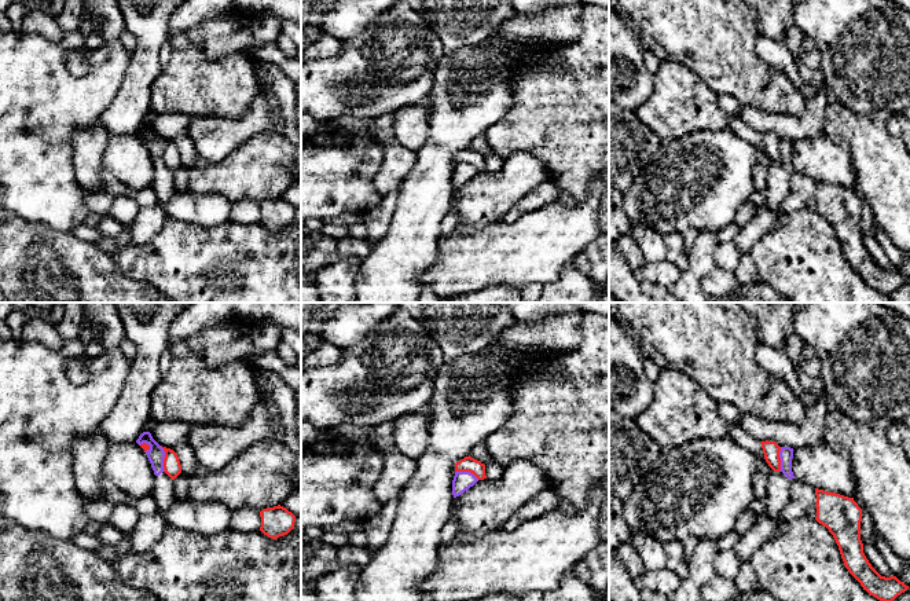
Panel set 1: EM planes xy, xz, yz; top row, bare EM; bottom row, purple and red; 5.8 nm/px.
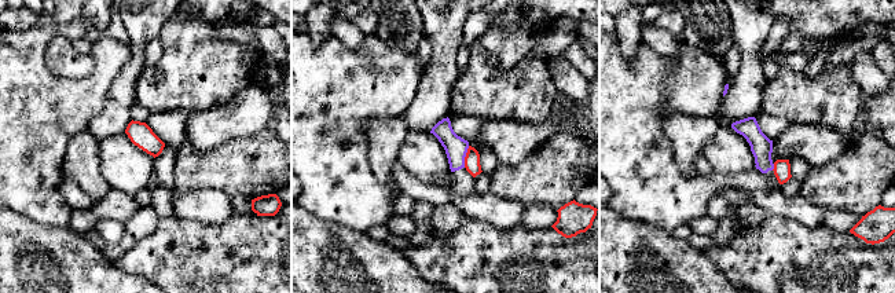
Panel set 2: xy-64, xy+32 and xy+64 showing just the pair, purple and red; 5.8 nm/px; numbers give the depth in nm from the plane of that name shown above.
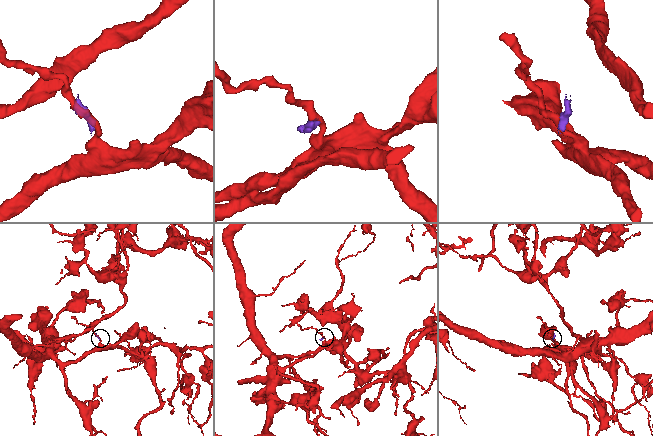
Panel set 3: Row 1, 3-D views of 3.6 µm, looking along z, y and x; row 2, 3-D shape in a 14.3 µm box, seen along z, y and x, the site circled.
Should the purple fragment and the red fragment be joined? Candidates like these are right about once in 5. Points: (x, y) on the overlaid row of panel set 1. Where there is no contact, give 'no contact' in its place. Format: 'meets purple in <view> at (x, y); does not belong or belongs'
meets purple in xy at (164, 457); does not belong

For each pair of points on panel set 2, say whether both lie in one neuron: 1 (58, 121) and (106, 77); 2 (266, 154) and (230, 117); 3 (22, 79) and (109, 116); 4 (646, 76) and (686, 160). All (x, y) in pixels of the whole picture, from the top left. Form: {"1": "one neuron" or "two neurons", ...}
{"1": "one neuron", "2": "two neurons", "3": "two neurons", "4": "two neurons"}

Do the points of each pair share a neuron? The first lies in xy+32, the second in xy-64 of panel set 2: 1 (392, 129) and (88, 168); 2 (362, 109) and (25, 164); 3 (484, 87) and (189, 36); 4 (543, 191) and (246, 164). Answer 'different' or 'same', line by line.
1: same
2: same
3: same
4: same

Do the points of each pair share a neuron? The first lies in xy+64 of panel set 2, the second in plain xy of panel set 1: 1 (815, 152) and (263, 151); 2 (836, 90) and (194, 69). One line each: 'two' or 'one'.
1: two
2: one

